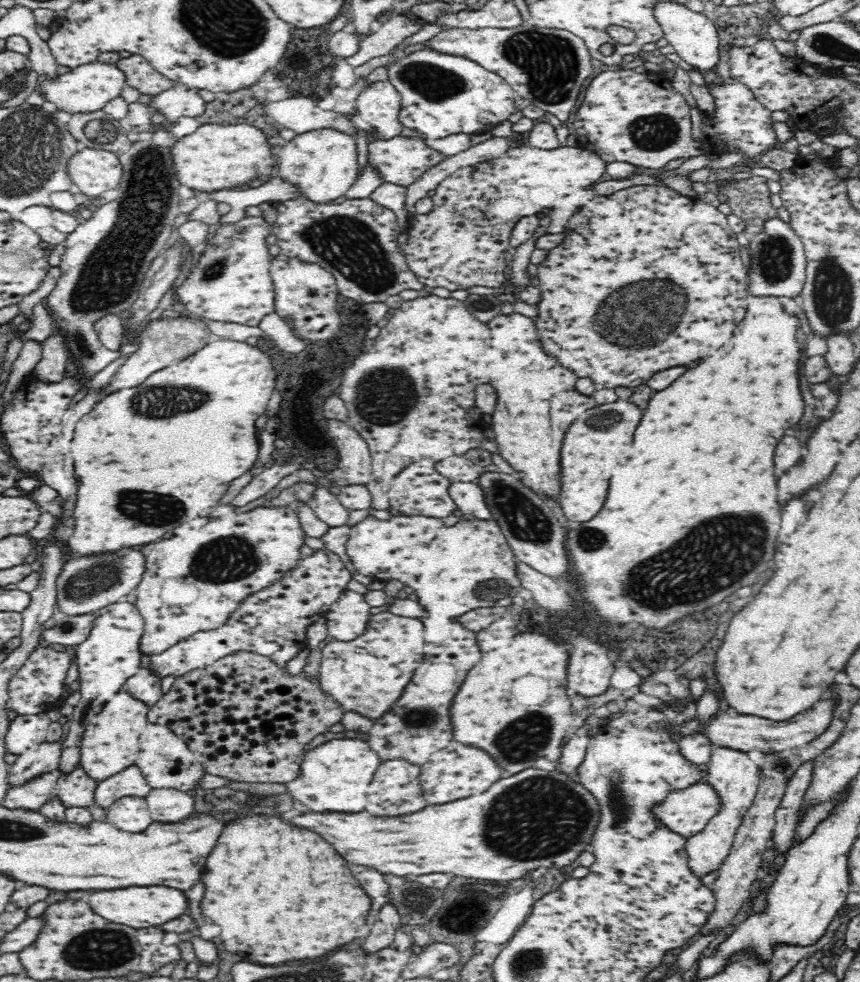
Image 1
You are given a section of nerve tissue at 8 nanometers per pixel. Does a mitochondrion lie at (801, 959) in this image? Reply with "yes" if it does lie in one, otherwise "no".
no

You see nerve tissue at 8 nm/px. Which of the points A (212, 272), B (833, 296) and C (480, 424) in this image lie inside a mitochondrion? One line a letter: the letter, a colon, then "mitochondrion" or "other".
A: mitochondrion
B: mitochondrion
C: other

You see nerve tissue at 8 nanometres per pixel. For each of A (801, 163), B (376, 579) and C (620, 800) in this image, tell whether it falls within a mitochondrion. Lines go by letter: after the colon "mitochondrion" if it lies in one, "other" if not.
A: other
B: other
C: mitochondrion

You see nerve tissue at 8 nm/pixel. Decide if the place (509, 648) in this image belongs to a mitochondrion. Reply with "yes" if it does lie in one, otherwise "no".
no

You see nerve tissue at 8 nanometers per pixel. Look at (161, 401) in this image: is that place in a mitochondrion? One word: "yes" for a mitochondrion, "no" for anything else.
yes

